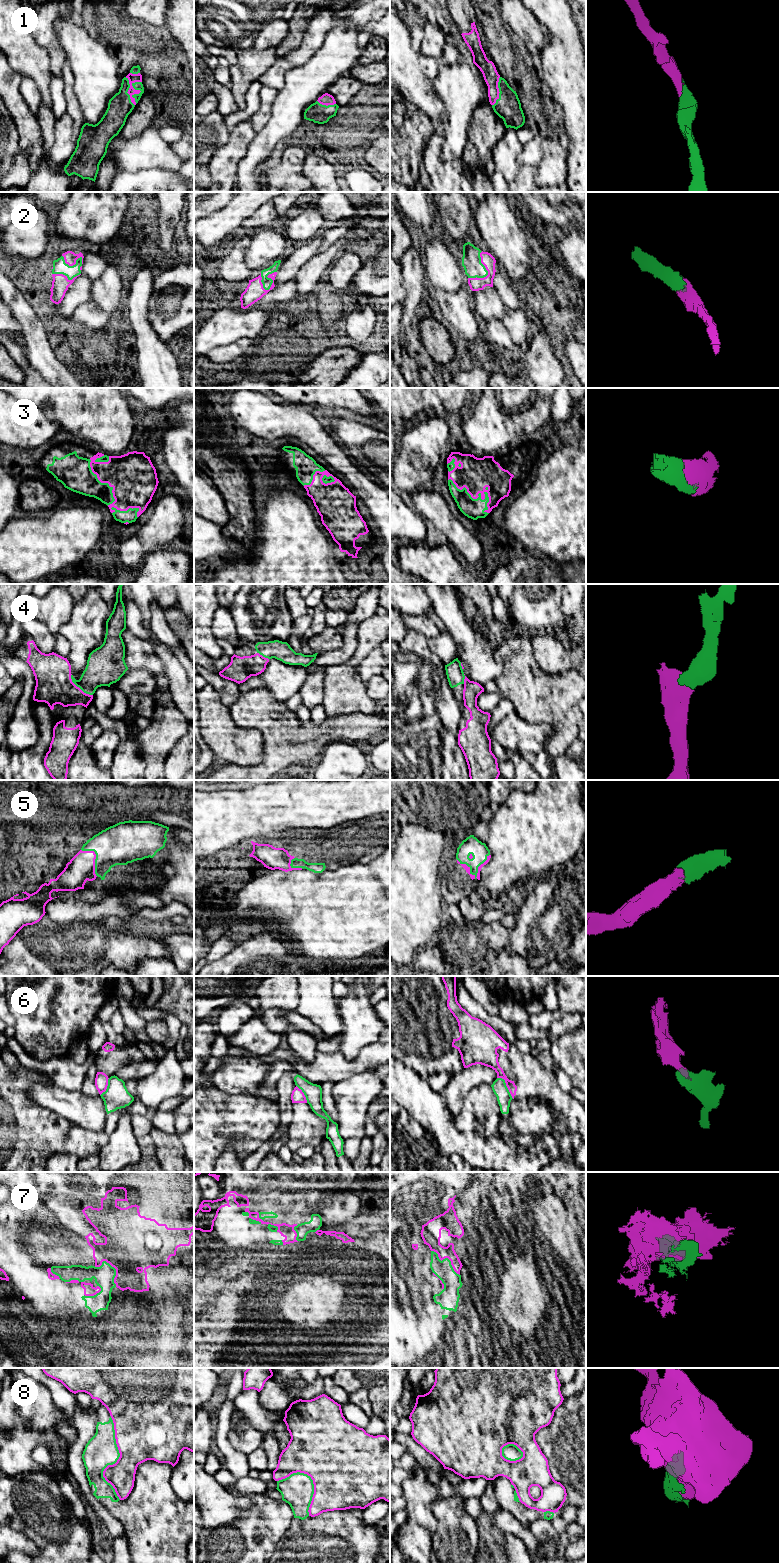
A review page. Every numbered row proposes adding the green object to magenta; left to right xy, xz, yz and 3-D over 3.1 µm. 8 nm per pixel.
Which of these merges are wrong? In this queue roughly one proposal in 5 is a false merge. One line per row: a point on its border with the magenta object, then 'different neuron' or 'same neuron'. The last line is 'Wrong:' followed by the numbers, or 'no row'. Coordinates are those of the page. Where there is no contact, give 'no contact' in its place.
1: meets magenta in xy at (128, 91); same neuron
2: meets magenta in xz at (271, 278); same neuron
3: meets magenta in yz at (478, 496); same neuron
4: meets magenta in xy at (78, 687); same neuron
5: meets magenta in yz at (474, 875); same neuron
6: meets magenta in yz at (506, 1085); different neuron
7: meets magenta in xy at (113, 1266); same neuron
8: meets magenta in xy at (118, 1459); different neuron
Wrong: 6, 8

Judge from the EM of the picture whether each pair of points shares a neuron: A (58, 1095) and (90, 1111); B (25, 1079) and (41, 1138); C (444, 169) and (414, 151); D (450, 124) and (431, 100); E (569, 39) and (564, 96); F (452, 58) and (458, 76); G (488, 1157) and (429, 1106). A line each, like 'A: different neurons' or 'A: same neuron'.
A: same neuron
B: same neuron
C: different neurons
D: different neurons
E: same neuron
F: different neurons
G: same neuron

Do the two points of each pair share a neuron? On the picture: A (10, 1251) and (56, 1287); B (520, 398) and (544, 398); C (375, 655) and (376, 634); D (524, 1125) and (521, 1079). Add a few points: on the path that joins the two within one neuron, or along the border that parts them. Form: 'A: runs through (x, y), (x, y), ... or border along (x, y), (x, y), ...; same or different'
A: runs through (21, 1262), (45, 1286); same
B: border along (536, 398), (521, 408); different
C: border along (379, 645), (361, 659); different
D: border along (513, 1098), (518, 1100), (542, 1098), (546, 1101); different

